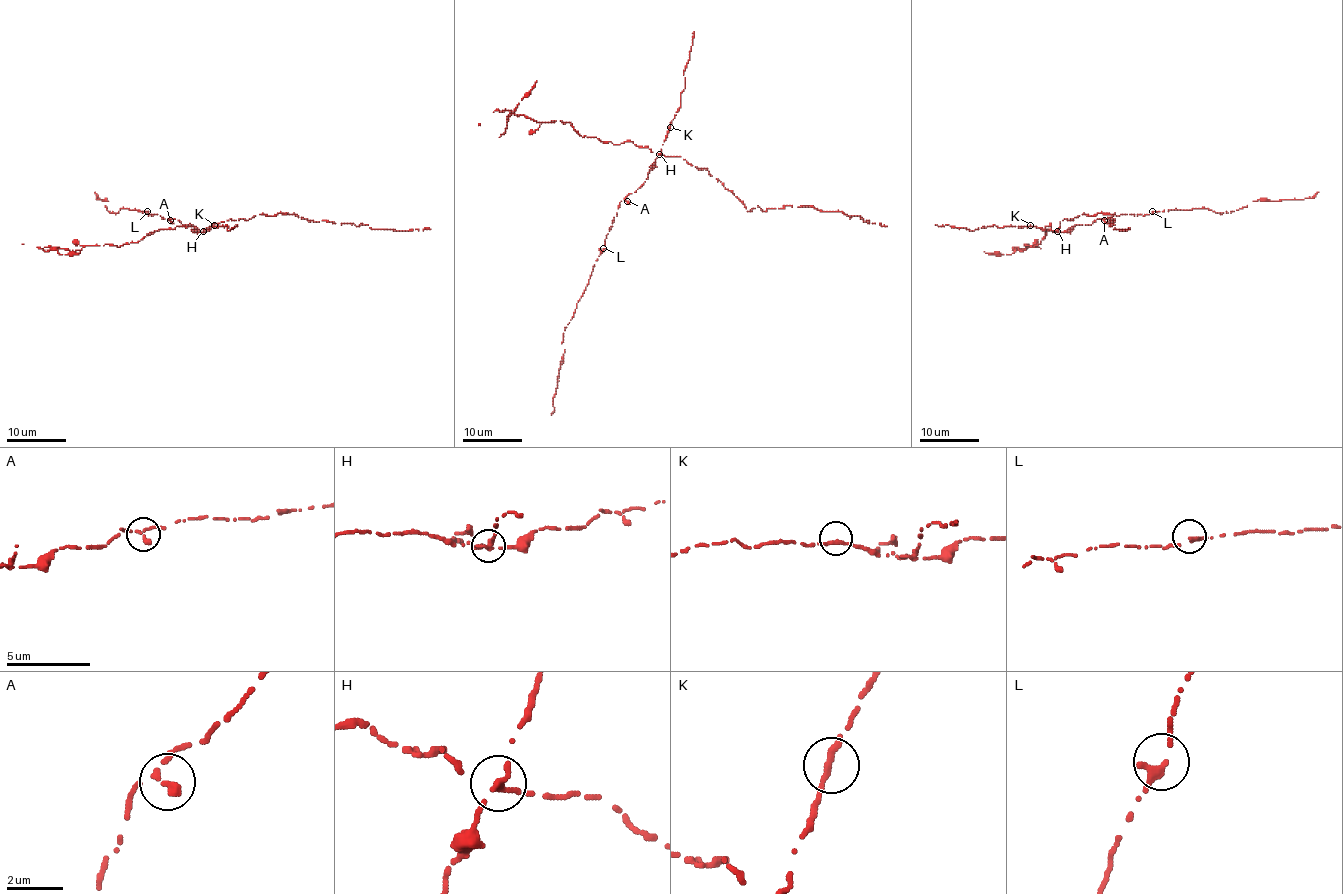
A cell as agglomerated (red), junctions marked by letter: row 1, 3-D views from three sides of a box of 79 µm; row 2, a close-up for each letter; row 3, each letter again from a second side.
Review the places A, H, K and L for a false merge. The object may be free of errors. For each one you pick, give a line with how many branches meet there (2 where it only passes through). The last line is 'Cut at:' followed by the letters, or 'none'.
H: 2
Cut at: H

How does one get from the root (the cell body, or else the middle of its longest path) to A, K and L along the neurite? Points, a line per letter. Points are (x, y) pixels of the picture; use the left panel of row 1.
A: (193, 226), (182, 225), (175, 219), (170, 220)
K: (193, 226), (203, 232), (214, 225)
L: (193, 226), (157, 214), (148, 216), (147, 211)

